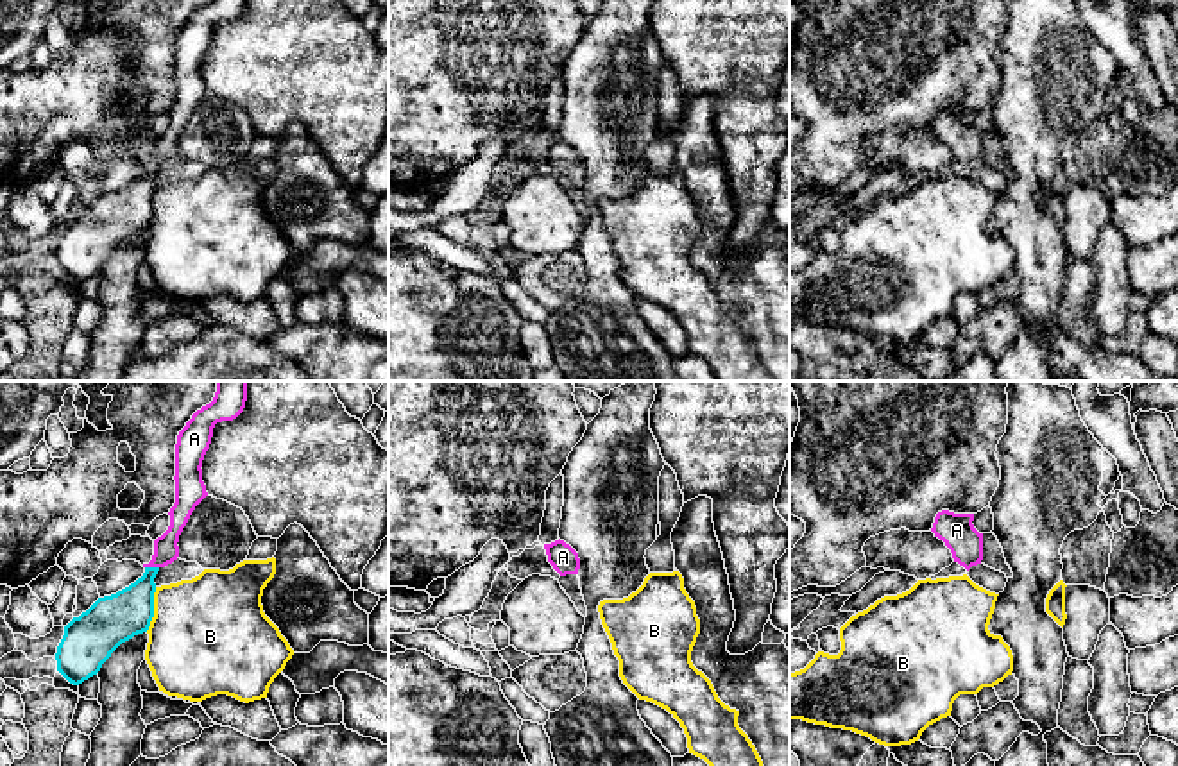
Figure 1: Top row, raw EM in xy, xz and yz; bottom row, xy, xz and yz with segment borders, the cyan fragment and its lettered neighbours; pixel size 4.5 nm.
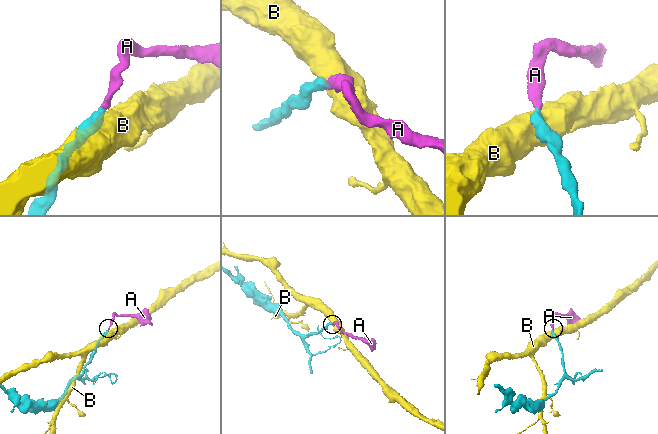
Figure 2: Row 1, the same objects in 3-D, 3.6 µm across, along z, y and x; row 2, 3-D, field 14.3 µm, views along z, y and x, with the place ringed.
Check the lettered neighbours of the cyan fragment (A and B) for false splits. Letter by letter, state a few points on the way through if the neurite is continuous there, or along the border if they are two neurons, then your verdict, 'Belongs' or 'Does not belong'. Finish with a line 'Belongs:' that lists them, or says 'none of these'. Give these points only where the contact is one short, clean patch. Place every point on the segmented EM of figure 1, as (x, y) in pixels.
A: Path across: xy (128, 612), (153, 568), (165, 553), (165, 548). Belongs
B: Does not belong
Belongs: A

